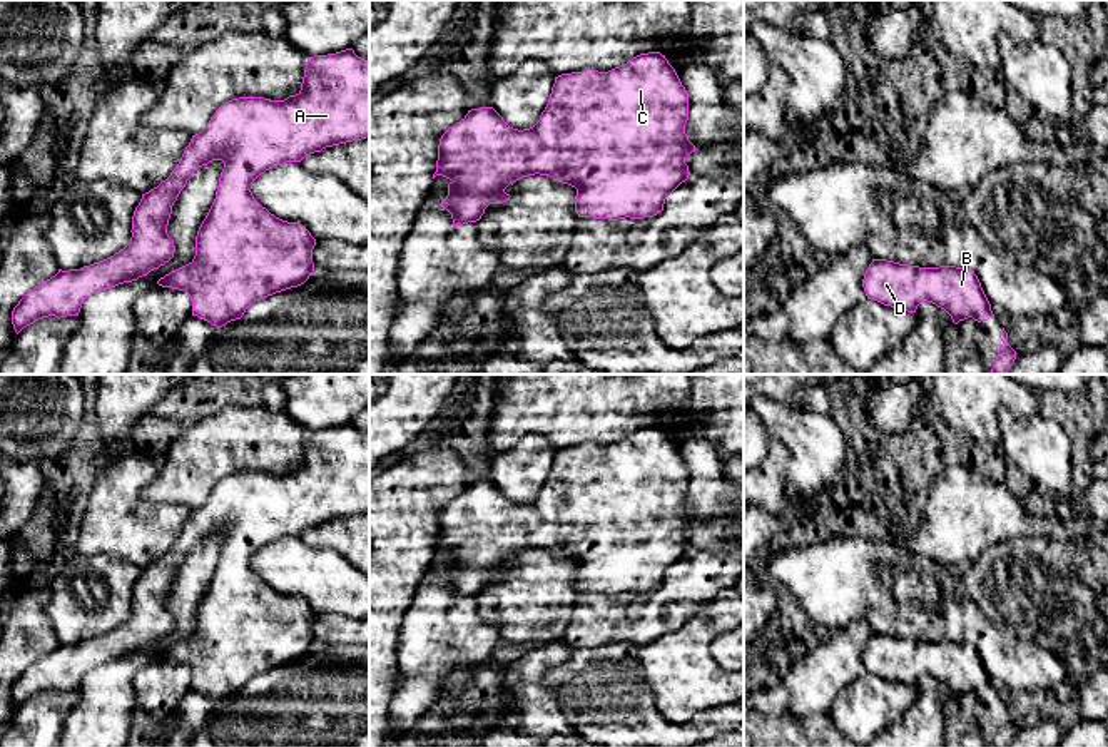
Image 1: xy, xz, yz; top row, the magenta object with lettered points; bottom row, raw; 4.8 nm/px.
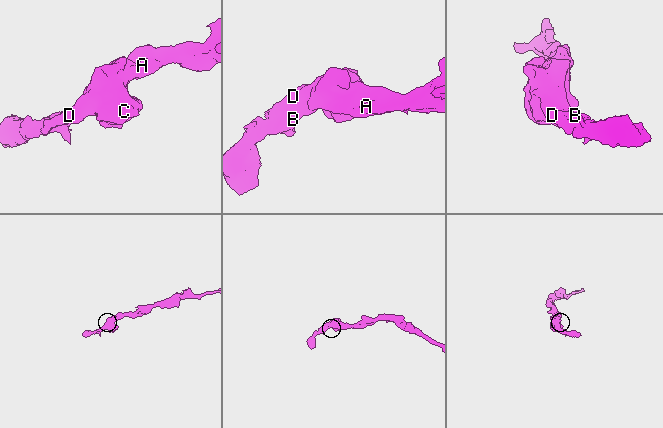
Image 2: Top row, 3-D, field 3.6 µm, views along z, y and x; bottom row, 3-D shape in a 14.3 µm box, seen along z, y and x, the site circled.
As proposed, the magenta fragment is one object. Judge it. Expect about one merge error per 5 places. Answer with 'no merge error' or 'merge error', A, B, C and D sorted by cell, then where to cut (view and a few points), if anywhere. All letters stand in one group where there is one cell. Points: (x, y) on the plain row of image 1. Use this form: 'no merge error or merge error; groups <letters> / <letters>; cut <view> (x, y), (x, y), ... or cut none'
no merge error; groups A B C D; cut none

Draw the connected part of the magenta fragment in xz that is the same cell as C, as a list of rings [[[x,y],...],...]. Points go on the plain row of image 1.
[[[660,426],[640,428],[608,446],[587,443],[555,451],[551,468],[540,495],[530,503],[513,503],[493,481],[471,483],[440,513],[436,550],[450,553],[448,570],[441,577],[453,600],[476,597],[490,578],[510,575],[505,563],[528,550],[550,550],[577,563],[575,587],[593,593],[643,593],[663,585],[665,573],[689,553],[685,531],[695,520],[685,508],[689,468],[675,443]]]

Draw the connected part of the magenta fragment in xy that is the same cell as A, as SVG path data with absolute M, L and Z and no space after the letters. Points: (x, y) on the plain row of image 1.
M346 423L336 428L307 431L301 465L284 475L239 471L221 480L209 498L192 510L177 541L157 562L142 568L132 590L130 617L114 630L52 650L28 665L12 685L18 709L23 702L48 690L79 690L92 668L137 655L174 632L175 620L167 608L172 580L194 545L222 535L216 573L196 610L194 633L157 655L162 662L186 665L192 690L222 702L241 694L249 680L276 667L304 658L316 645L313 623L316 613L297 598L287 597L252 570L252 556L266 545L286 536L301 536L326 521L369 511L369 434Z

